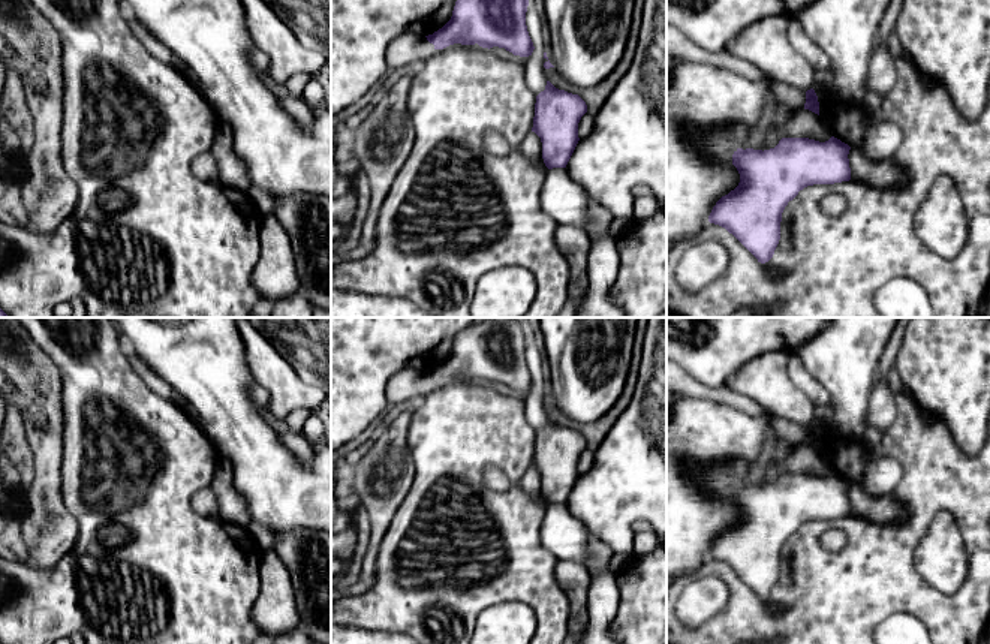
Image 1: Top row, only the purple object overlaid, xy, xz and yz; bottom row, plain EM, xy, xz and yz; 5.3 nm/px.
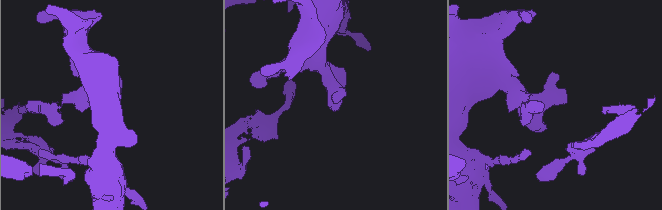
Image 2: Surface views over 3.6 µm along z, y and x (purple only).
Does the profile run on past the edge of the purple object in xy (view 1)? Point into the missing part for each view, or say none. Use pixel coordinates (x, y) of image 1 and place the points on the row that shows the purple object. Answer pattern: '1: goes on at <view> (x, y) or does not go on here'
1: does not go on here

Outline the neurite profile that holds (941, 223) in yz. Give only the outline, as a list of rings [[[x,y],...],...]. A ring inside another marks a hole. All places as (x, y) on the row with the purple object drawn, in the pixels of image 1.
[[[938,175],[917,207],[914,225],[930,252],[945,259],[960,255],[969,235],[969,222],[959,190],[948,175]]]

